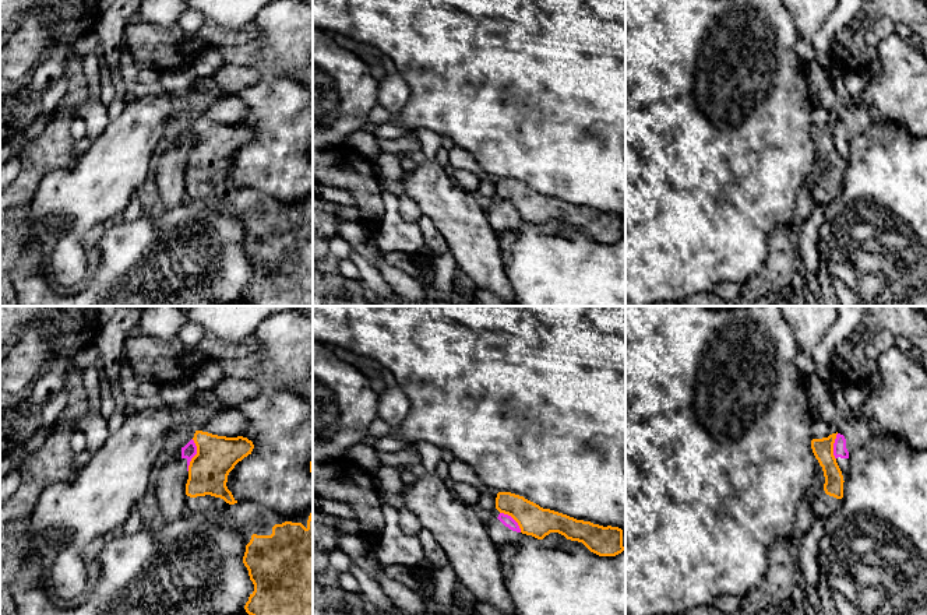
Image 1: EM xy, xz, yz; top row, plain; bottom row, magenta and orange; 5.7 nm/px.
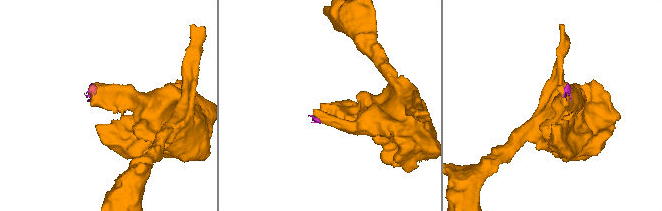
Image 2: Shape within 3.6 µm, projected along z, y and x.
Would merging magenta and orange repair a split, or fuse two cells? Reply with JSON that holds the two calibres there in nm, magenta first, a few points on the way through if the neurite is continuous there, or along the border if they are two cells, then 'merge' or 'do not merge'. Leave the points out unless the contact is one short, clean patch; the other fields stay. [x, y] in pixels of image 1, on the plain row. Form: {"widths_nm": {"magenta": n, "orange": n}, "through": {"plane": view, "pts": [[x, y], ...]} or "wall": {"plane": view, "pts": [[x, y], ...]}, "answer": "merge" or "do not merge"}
{"widths_nm": {"magenta": 80, "orange": 240}, "wall": {"plane": "xy", "pts": [[193, 126], [196, 141], [187, 157]]}, "answer": "do not merge"}

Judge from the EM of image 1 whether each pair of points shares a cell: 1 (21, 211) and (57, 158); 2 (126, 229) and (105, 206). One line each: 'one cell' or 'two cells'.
1: one cell
2: two cells

